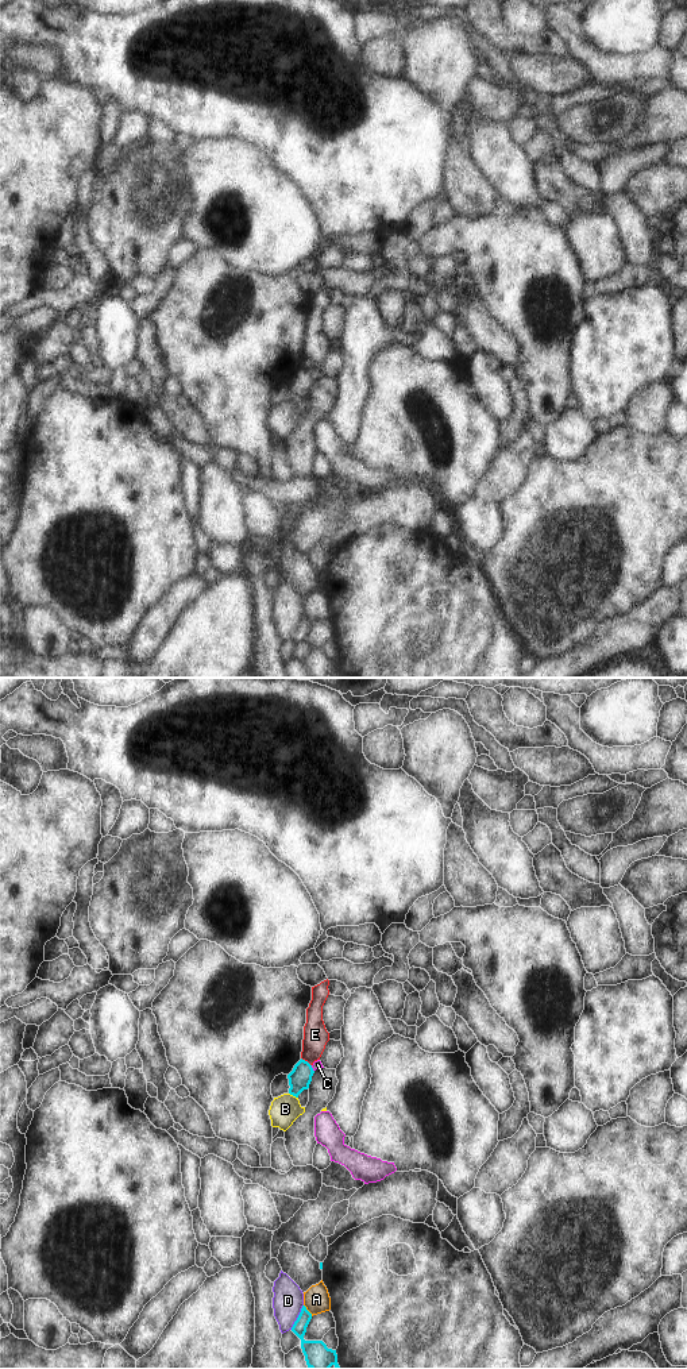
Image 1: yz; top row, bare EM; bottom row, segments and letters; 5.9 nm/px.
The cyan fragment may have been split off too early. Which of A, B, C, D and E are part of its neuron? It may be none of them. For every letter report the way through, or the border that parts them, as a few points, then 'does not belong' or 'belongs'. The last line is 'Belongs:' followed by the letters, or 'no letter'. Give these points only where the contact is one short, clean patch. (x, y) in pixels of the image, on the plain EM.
A: does not belong
B: border yz (289, 401), (297, 407); does not belong
C: does not belong
D: does not belong
E: border yz (301, 366), (311, 374); does not belong
Belongs: no letter

